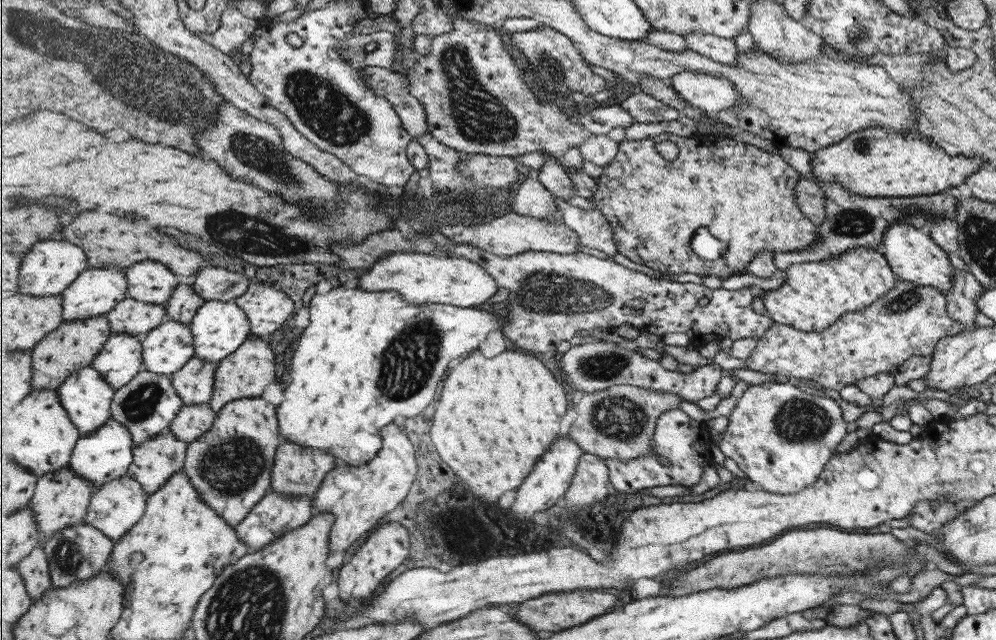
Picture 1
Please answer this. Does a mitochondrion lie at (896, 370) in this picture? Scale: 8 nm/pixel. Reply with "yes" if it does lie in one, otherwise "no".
no

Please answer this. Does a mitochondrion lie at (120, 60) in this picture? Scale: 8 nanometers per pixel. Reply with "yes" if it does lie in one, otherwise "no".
yes

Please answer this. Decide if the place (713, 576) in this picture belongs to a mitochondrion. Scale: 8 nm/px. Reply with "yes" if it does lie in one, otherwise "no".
yes

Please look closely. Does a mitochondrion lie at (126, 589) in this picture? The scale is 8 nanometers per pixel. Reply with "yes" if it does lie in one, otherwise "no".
no

